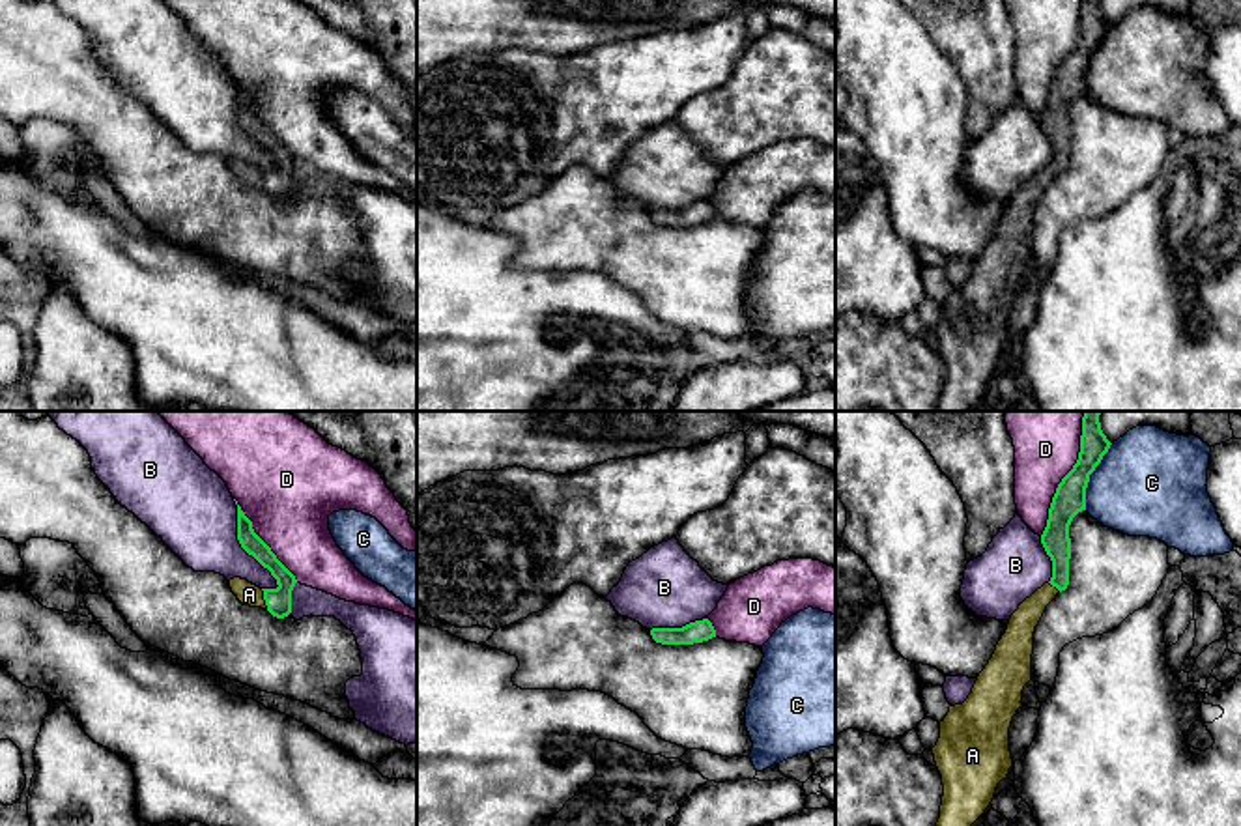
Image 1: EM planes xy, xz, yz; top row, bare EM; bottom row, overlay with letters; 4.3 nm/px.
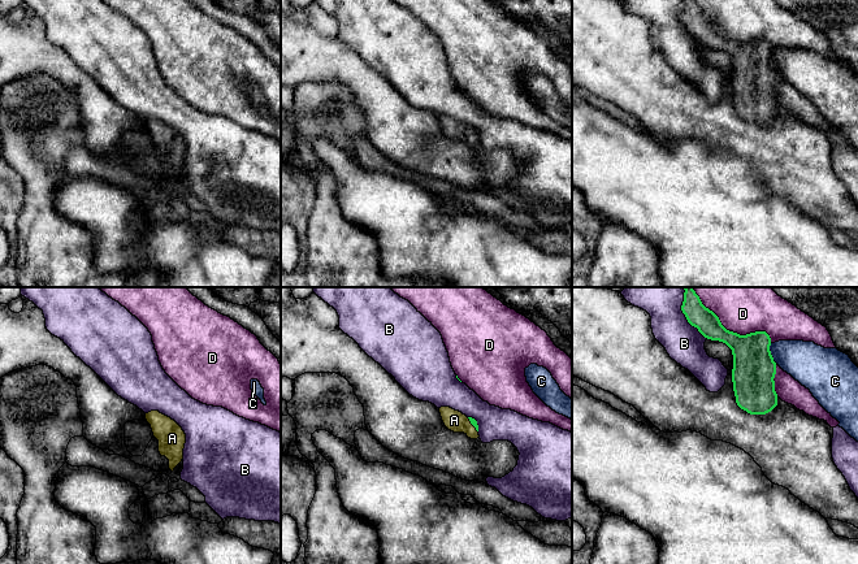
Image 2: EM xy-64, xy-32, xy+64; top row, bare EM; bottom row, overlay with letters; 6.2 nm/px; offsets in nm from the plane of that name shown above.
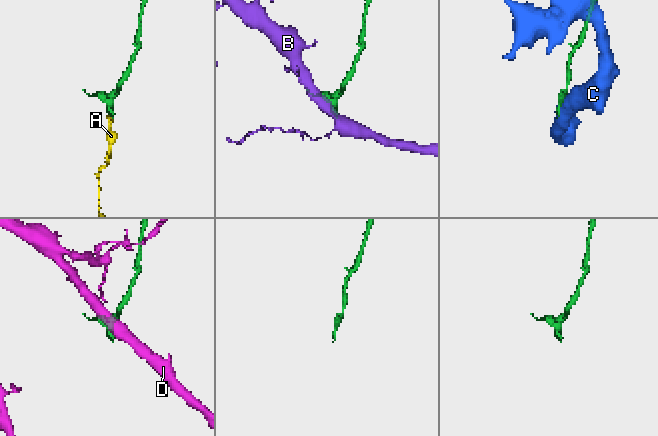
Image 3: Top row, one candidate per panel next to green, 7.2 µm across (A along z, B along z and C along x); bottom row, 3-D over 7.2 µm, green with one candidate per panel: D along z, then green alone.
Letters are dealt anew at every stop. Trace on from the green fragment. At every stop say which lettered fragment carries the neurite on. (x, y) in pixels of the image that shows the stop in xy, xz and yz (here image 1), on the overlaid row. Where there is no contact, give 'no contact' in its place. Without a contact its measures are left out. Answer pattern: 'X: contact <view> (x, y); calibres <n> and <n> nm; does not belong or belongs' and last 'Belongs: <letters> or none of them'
A: contact xy (266, 600); calibres 110 and 100 nm; belongs
B: contact xy (242, 546); calibres 90 and 360 nm; does not belong
C: contact yz (1088, 477); calibres 140 and 440 nm; does not belong
D: contact yz (1068, 473); calibres 140 and 320 nm; does not belong
Belongs: A

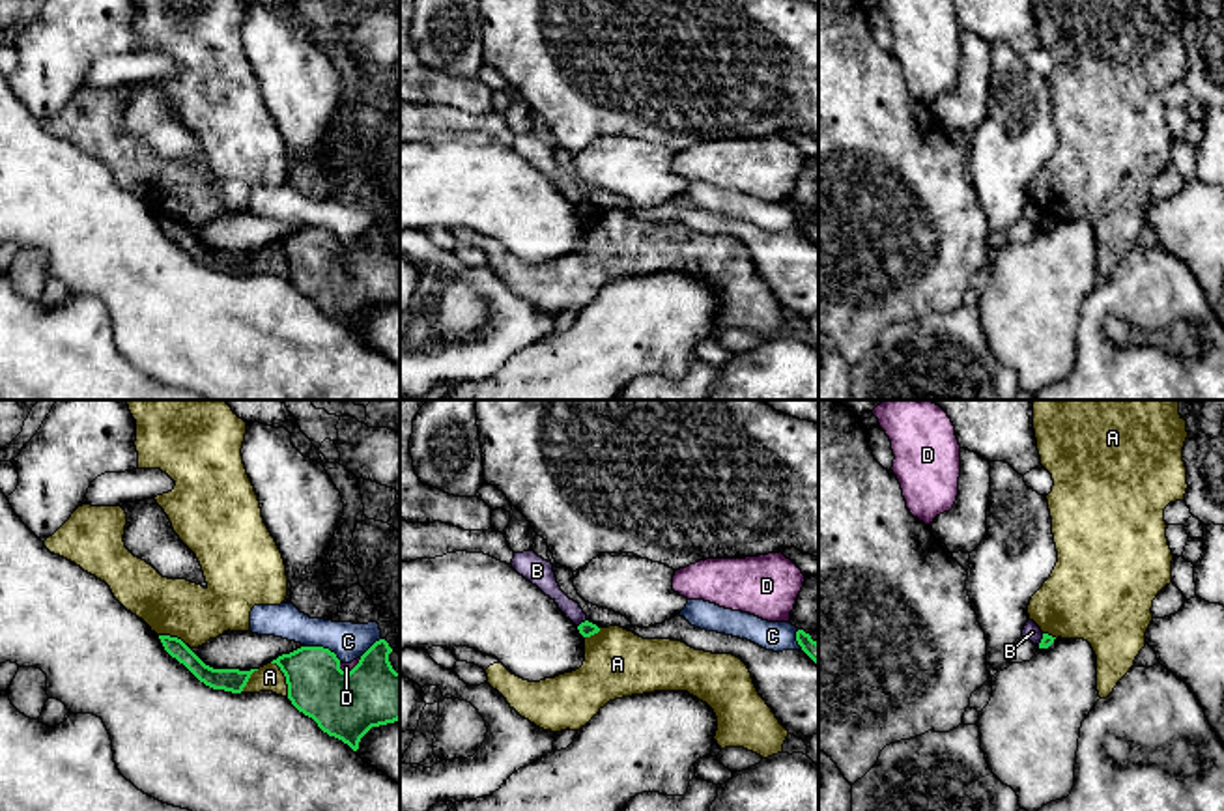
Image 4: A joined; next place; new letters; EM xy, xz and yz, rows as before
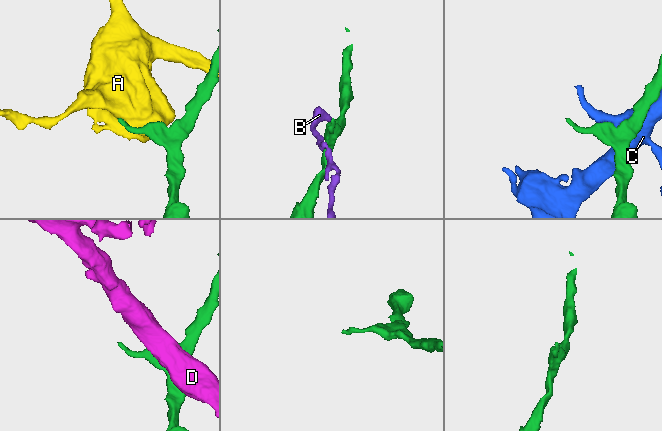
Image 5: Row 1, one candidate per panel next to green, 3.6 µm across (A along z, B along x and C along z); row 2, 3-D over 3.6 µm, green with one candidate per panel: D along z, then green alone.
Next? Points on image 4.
A: contact xy (286, 679); calibres 260 and 120 nm; does not belong
B: contact xz (582, 623); calibres 70 and 100 nm; does not belong
C: contact xy (322, 647); calibres 260 and 160 nm; does not belong
D: contact xy (352, 669); calibres 280 and 40 nm; does not belong
Belongs: none of them

